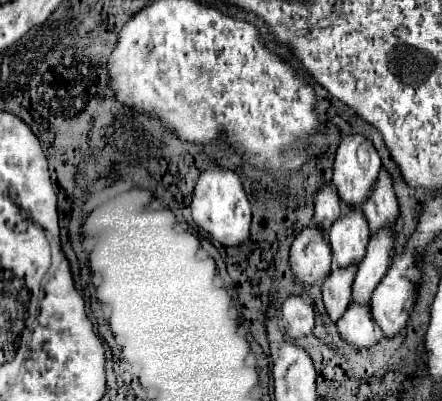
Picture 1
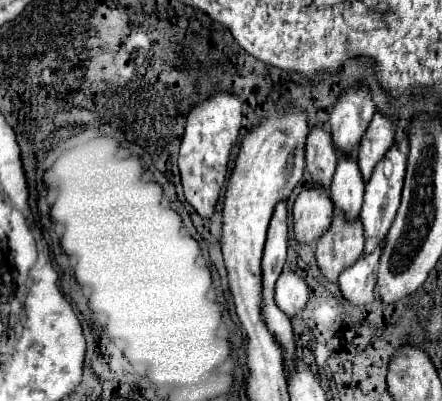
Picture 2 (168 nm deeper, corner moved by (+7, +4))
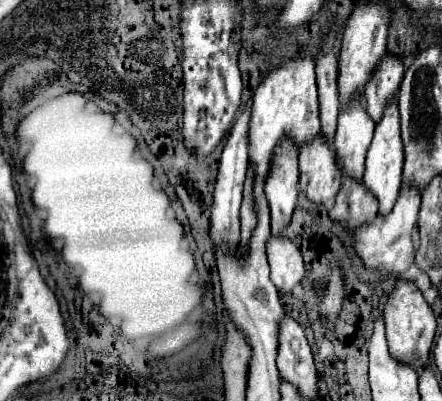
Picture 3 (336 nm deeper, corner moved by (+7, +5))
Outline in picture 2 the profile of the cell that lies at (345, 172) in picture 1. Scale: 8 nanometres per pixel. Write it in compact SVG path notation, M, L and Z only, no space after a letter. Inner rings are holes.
M367 88L345 90L331 112L331 138L339 154L353 154L361 142L361 134L369 128L375 114Z

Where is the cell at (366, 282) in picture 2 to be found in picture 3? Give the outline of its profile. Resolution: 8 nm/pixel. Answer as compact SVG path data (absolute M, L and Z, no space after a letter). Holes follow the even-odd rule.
M403 185L399 191L399 199L389 215L377 215L373 221L369 221L369 225L361 225L357 229L355 249L367 269L377 271L379 267L383 267L383 271L387 273L403 275L413 265L415 261L413 229L417 225L419 207L421 207L421 191L413 185Z

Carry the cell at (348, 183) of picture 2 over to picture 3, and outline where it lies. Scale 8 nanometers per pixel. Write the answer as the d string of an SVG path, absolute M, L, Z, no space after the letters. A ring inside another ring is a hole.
M355 93L339 109L337 133L333 139L337 161L343 167L345 175L361 177L365 171L365 155L373 137L373 119L365 109L363 93Z

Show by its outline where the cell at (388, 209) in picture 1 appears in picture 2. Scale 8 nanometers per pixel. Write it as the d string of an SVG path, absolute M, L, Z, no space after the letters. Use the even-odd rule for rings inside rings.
M375 114L363 140L361 146L357 150L357 160L359 160L359 170L365 182L369 182L373 168L377 166L377 162L381 162L381 158L387 154L389 146L393 146L393 132L395 126L389 118Z

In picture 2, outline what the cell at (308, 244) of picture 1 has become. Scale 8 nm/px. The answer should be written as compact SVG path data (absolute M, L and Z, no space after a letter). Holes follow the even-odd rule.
M319 186L303 190L293 206L293 232L299 244L315 246L333 220L333 202Z

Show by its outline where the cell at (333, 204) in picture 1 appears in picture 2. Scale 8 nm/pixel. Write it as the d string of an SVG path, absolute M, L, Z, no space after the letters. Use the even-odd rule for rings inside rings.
M313 128L309 132L305 146L305 164L311 180L317 182L317 186L325 186L327 190L329 182L333 180L333 170L337 166L337 152L333 148L329 130Z

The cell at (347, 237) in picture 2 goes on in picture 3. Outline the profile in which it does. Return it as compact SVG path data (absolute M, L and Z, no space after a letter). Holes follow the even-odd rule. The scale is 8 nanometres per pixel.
M345 177L343 185L335 197L335 205L329 211L329 217L357 229L365 221L371 221L377 215L377 199L365 189L363 179Z

